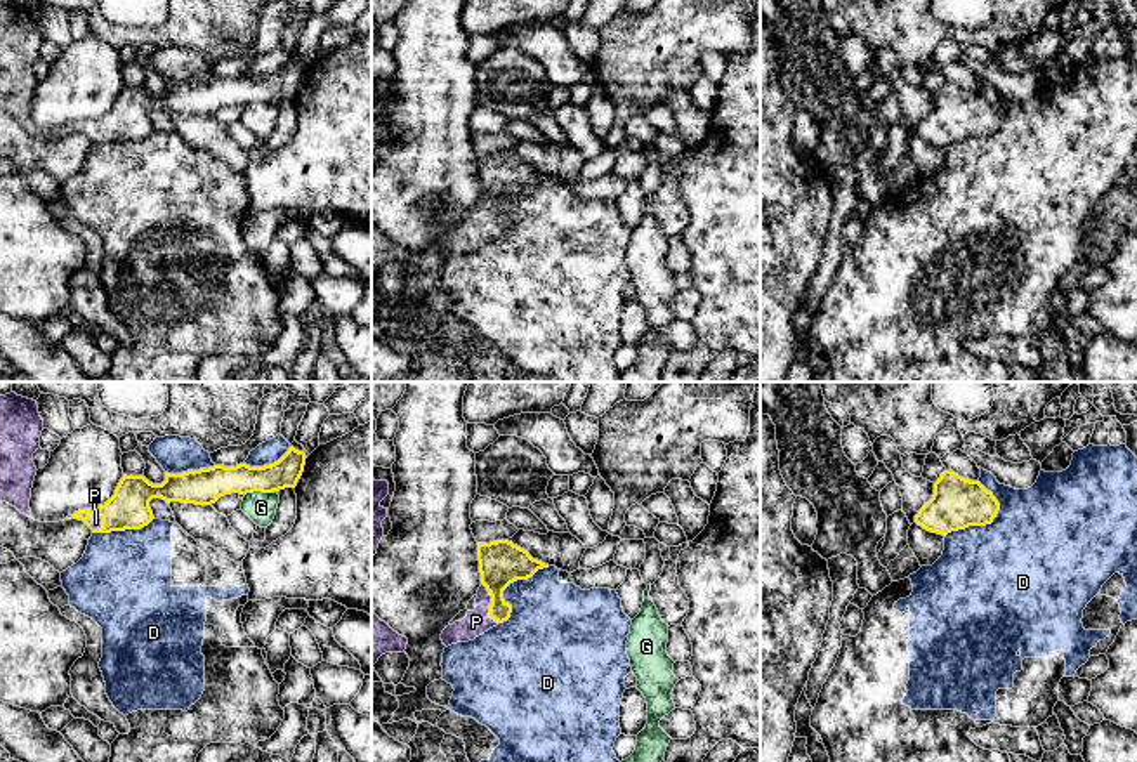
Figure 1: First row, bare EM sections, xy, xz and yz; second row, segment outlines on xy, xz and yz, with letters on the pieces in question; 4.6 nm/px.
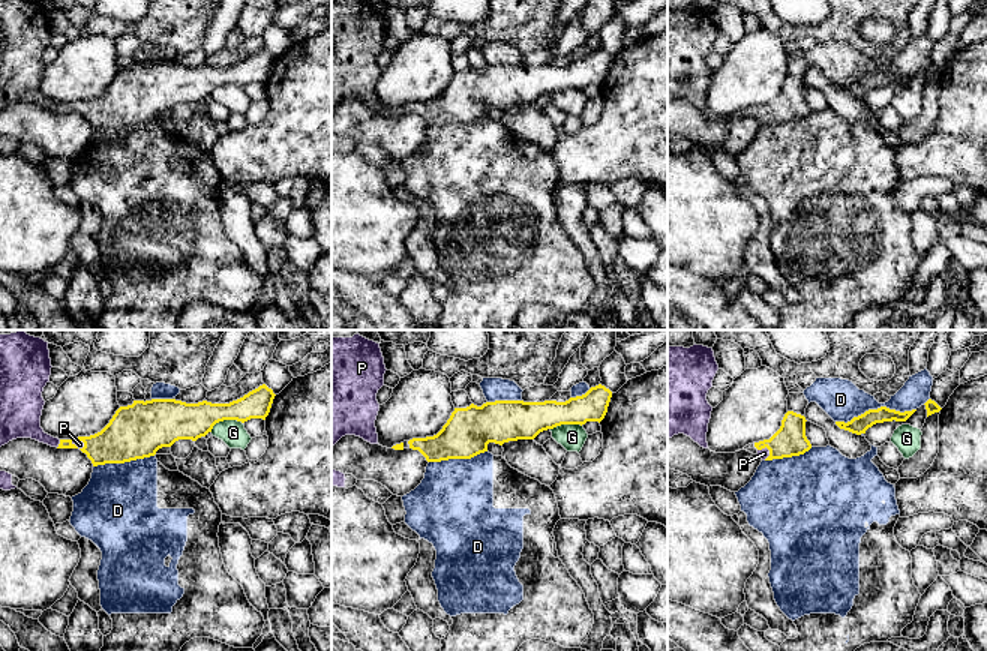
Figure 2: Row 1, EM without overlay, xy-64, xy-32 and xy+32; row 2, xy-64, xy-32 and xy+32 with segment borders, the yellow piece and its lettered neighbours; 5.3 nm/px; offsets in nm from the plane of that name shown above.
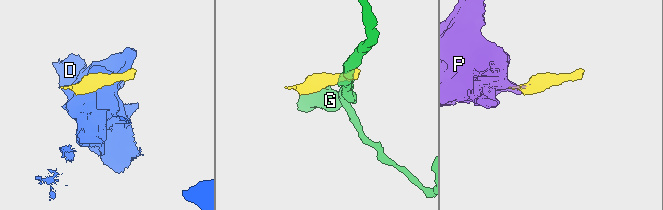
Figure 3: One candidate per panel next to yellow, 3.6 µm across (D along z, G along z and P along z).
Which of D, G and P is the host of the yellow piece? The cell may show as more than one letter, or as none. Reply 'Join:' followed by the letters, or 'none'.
Join: P

